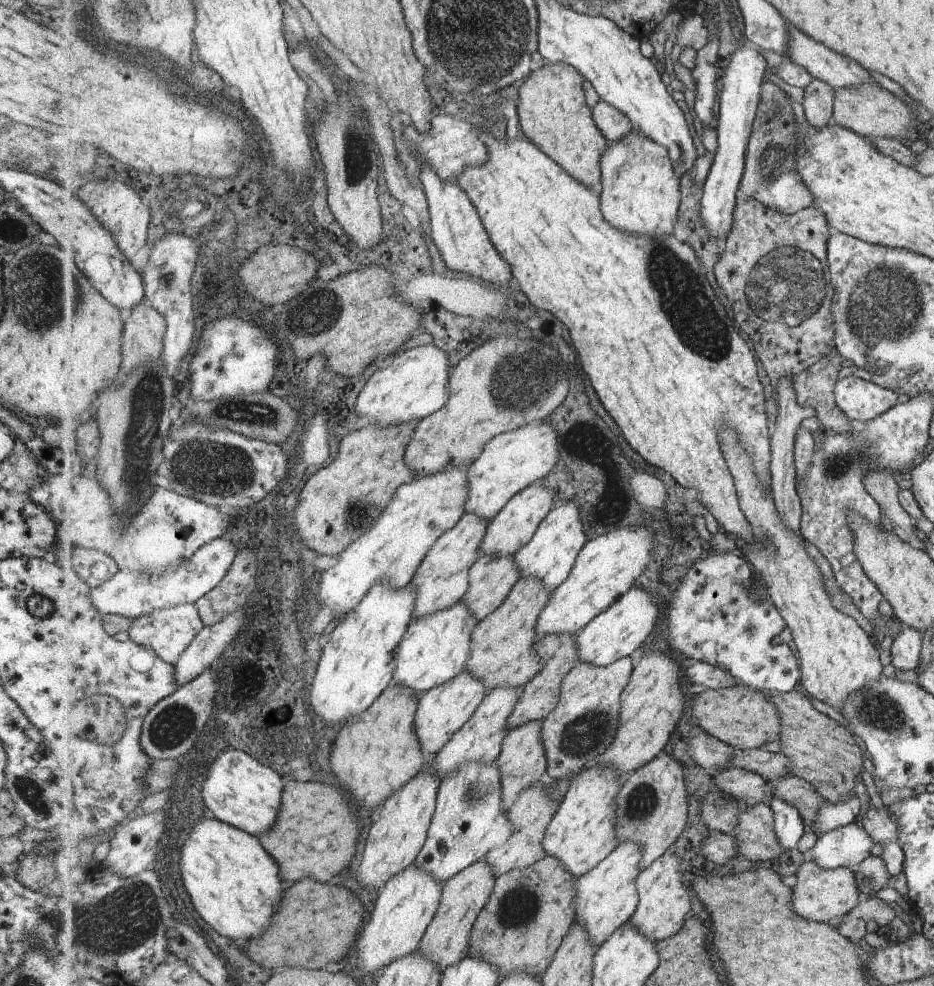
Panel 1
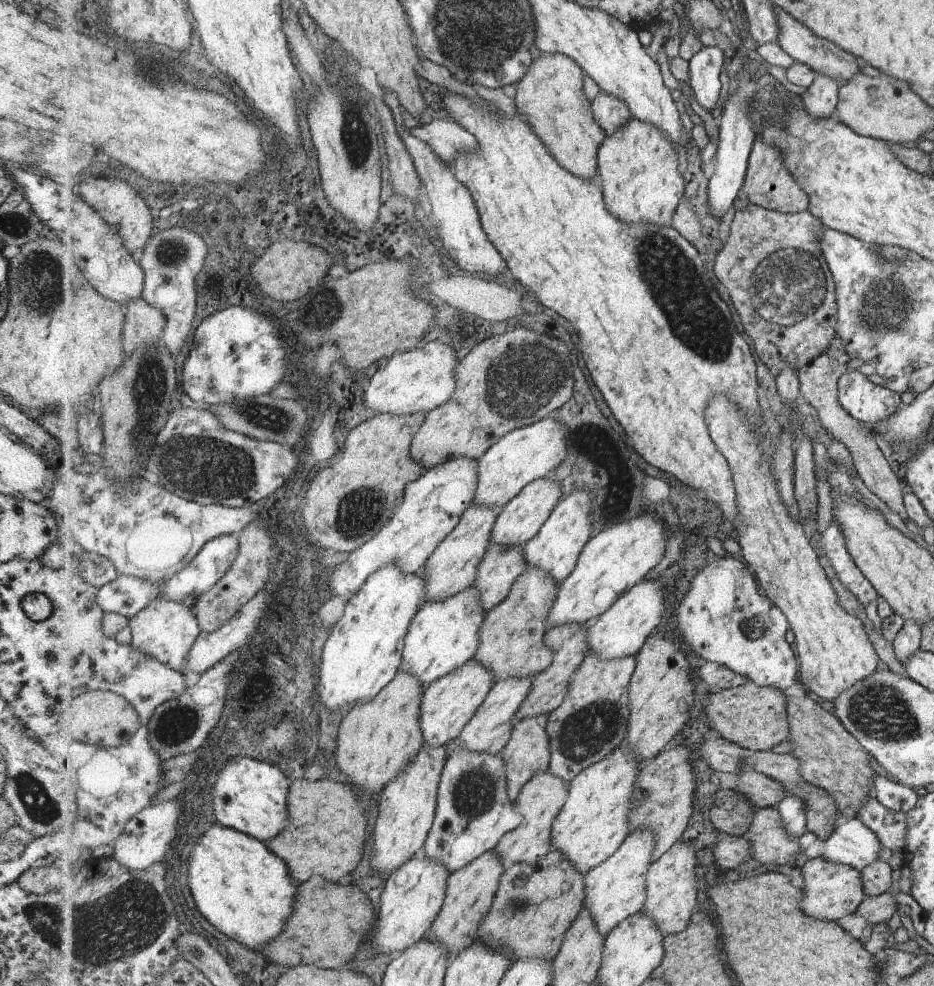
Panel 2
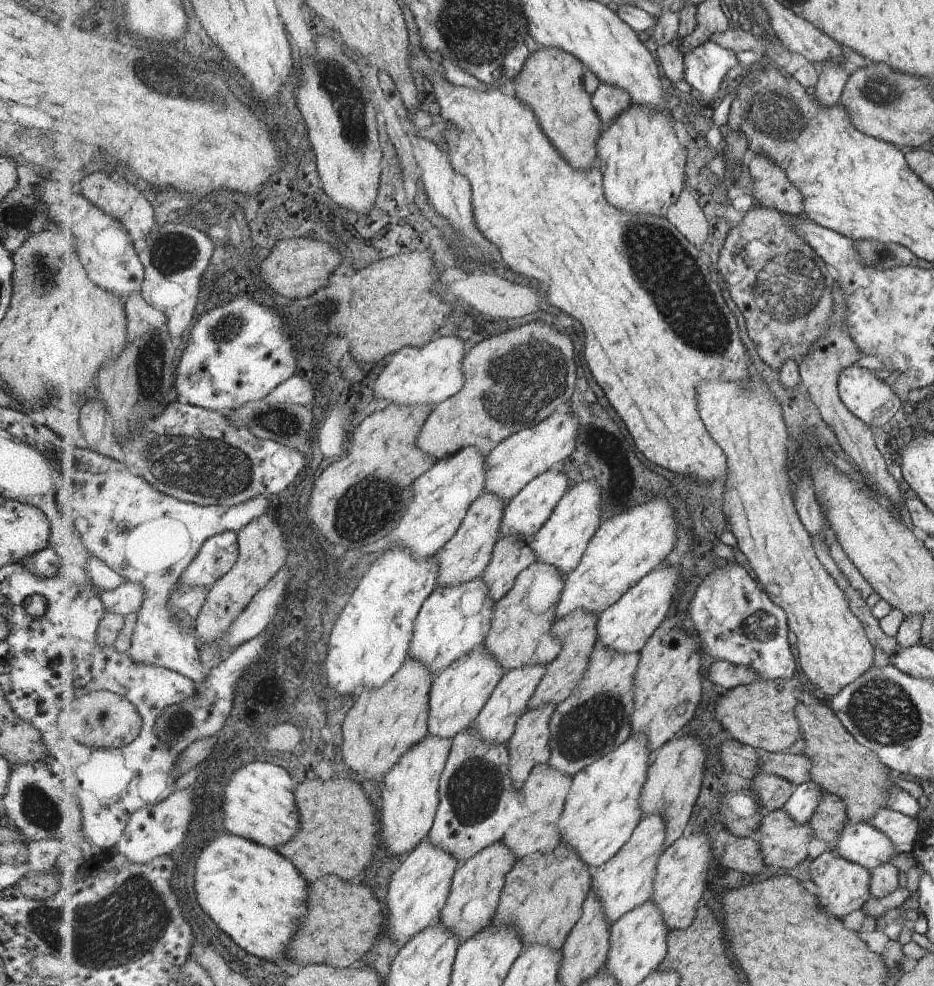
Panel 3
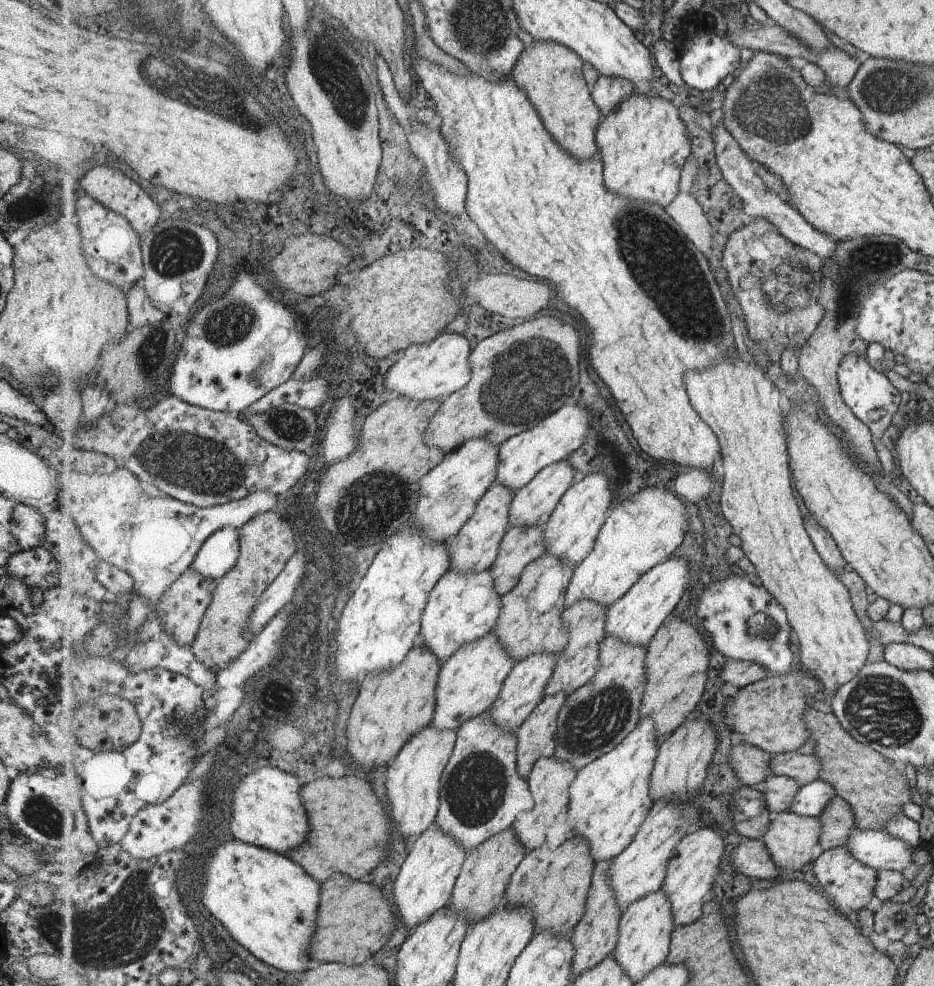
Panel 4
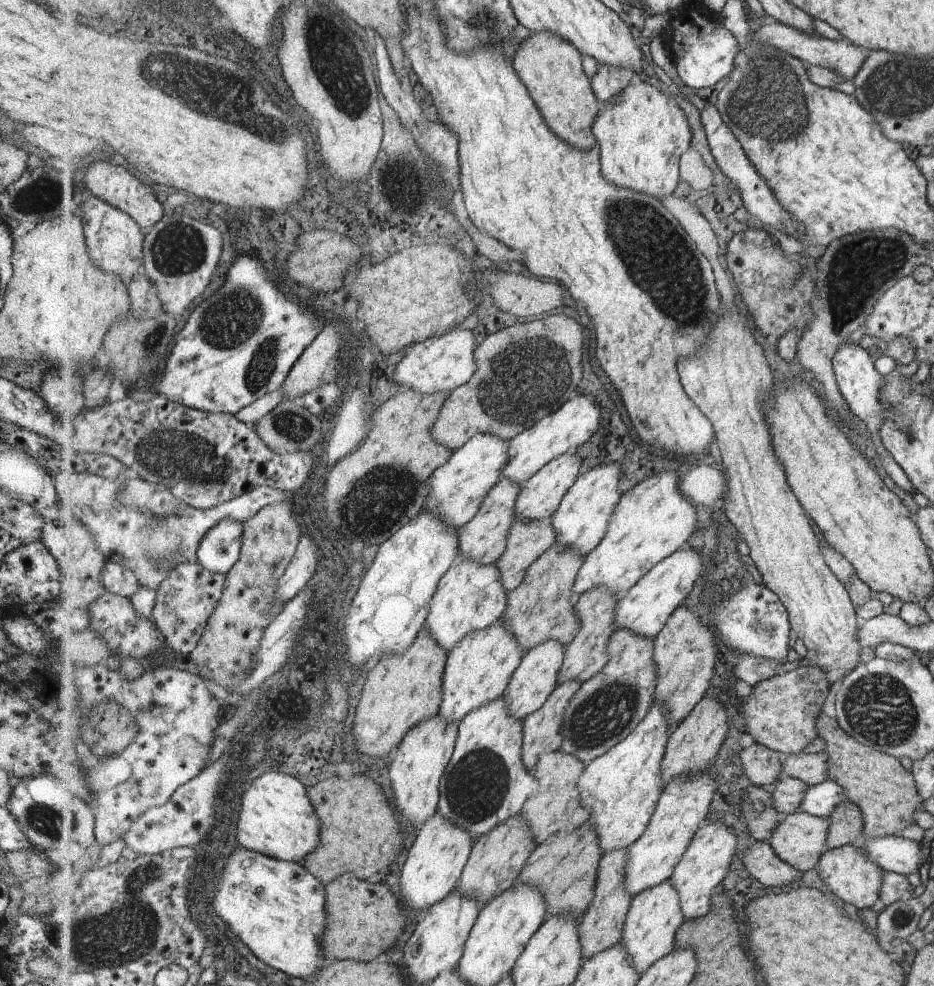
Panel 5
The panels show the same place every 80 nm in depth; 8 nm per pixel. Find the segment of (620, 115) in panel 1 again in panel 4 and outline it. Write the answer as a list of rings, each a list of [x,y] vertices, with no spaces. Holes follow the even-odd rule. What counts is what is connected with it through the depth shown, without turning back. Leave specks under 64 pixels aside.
[[[600,75],[592,92],[603,116],[607,116],[635,92],[635,86],[623,77]]]

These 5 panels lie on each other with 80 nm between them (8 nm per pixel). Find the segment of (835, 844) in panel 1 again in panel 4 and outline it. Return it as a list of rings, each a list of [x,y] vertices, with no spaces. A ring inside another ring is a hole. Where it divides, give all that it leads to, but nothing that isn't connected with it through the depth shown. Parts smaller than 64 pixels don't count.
[[[856,828],[850,836],[847,848],[865,864],[880,871],[903,872],[911,861],[912,848],[889,831]]]

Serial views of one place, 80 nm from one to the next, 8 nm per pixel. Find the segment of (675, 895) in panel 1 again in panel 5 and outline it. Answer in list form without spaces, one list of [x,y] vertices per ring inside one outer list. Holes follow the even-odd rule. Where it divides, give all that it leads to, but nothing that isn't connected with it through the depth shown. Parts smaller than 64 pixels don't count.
[[[717,820],[699,827],[671,878],[675,888],[678,888],[682,911],[687,919],[704,917],[712,909],[715,897],[713,888],[727,878],[735,852],[737,852],[737,836],[727,824]]]

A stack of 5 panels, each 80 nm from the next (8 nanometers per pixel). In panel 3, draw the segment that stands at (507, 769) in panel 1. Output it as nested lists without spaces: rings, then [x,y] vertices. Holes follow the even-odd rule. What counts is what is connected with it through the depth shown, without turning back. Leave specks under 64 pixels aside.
[[[547,703],[527,711],[518,722],[515,734],[509,741],[510,776],[521,790],[538,764],[549,763],[552,757],[551,719],[558,705]]]

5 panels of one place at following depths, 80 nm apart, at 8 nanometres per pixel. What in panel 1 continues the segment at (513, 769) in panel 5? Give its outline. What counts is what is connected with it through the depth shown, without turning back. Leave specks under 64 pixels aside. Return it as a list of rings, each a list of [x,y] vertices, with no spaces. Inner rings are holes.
[[[467,761],[453,775],[447,775],[438,790],[436,811],[424,849],[416,859],[420,869],[431,873],[438,881],[446,882],[477,861],[485,859],[506,836],[513,832],[514,822],[508,814],[509,811],[504,809],[502,794],[502,772],[497,761],[489,764],[483,761]]]

